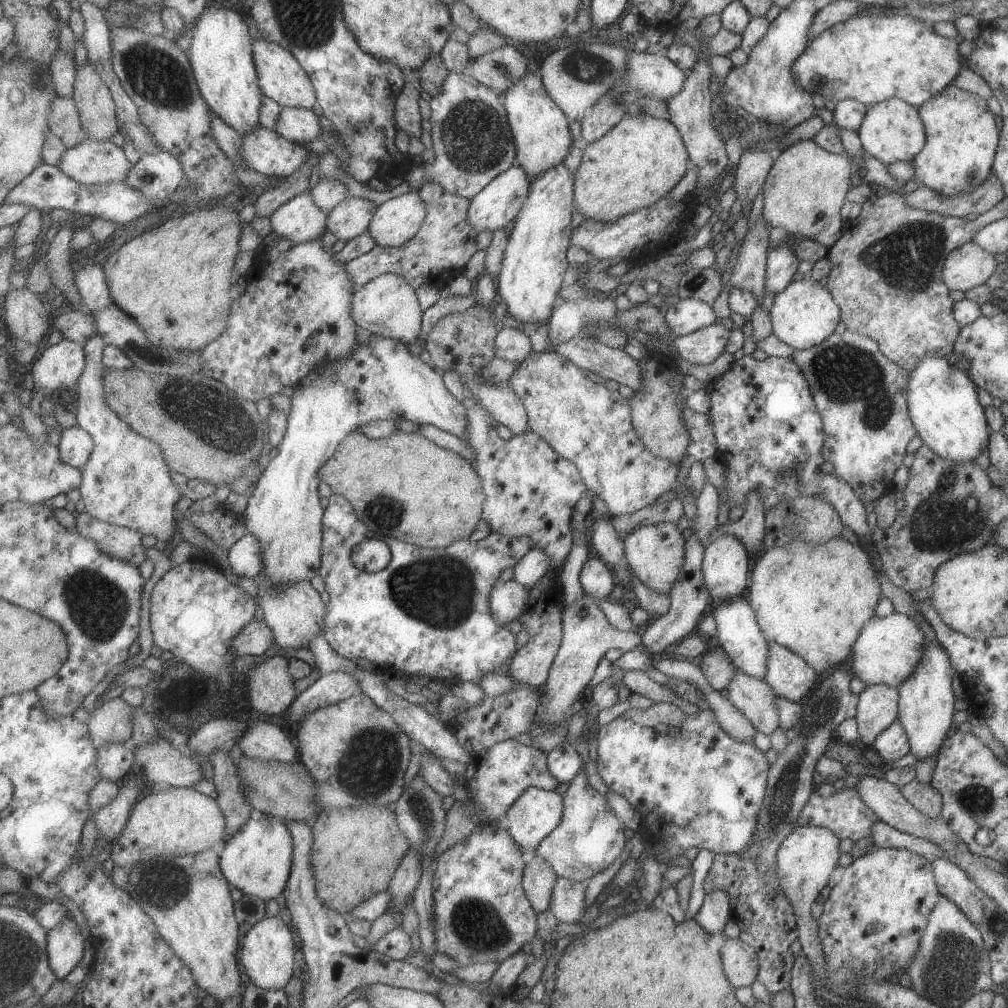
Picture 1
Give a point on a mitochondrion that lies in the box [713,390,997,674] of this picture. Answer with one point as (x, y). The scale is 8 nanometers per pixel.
(947, 517)

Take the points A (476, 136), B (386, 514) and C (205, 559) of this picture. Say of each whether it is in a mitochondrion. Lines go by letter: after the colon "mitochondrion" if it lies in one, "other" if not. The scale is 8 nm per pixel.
A: mitochondrion
B: mitochondrion
C: other

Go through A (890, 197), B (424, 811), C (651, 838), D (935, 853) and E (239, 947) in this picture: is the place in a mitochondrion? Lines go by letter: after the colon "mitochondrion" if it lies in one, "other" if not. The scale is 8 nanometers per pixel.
A: other
B: mitochondrion
C: other
D: other
E: other

